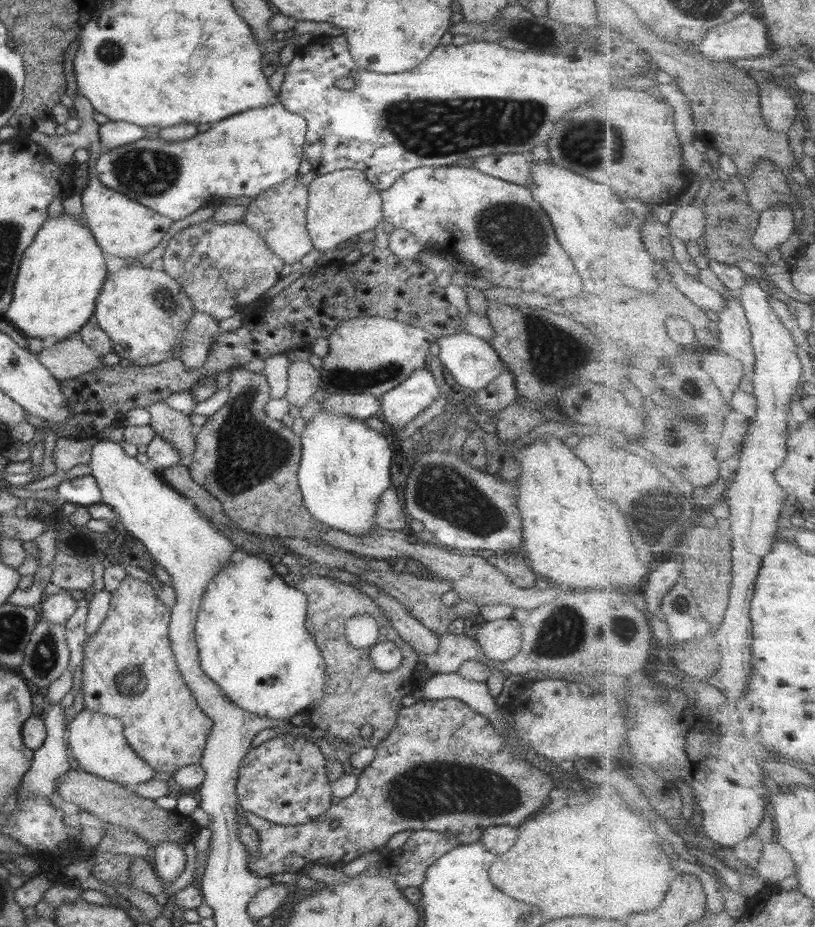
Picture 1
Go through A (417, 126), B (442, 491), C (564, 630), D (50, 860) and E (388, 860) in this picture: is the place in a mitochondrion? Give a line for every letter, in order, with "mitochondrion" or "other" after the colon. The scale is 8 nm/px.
A: mitochondrion
B: mitochondrion
C: mitochondrion
D: other
E: other

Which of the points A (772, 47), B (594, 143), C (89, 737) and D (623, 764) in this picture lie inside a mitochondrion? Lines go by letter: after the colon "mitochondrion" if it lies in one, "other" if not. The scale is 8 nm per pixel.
A: other
B: mitochondrion
C: other
D: other

